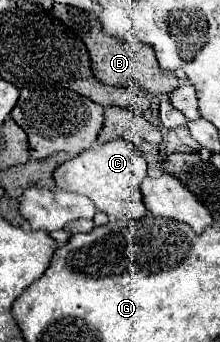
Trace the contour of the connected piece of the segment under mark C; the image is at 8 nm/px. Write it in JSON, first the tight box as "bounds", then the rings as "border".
{"bounds":[53,139,147,219],"border":[[[115,139],[105,145],[95,145],[93,149],[65,161],[55,169],[53,179],[59,189],[89,197],[95,205],[95,214],[101,211],[115,219],[141,219],[147,213],[141,199],[141,181],[145,175],[147,161],[139,147],[127,139]]]}

